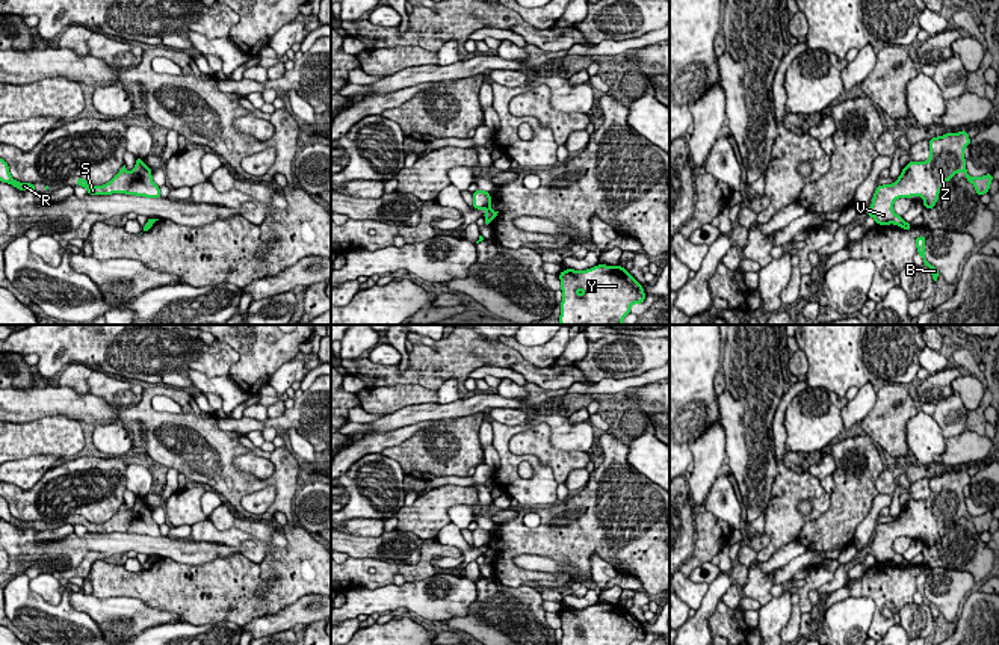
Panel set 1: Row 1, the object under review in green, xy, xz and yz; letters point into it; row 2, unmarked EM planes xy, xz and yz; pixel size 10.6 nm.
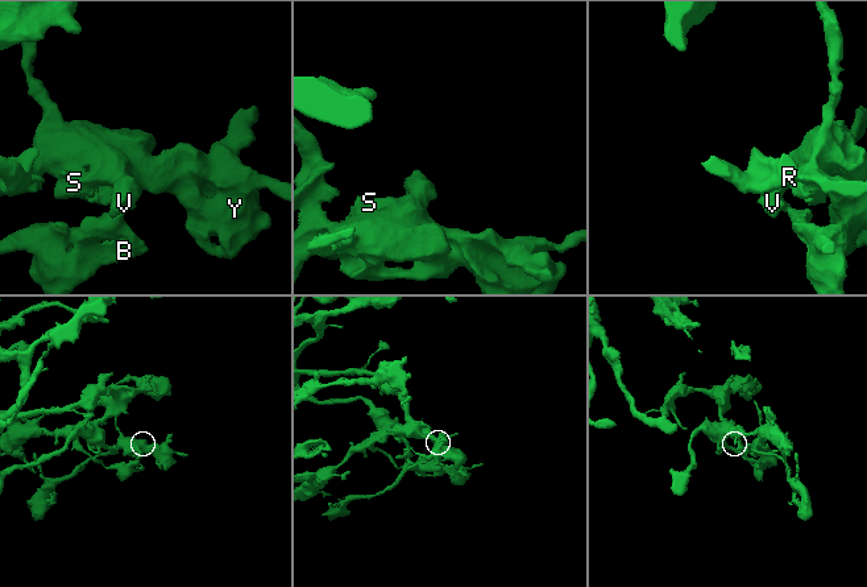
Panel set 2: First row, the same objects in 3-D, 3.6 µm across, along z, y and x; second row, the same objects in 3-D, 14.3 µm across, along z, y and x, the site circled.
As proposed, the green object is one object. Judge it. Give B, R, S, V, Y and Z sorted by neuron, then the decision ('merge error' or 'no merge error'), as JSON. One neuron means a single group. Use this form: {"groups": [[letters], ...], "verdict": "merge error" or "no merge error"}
{"groups": [["B"], ["R", "S", "V", "Y", "Z"]], "verdict": "merge error"}

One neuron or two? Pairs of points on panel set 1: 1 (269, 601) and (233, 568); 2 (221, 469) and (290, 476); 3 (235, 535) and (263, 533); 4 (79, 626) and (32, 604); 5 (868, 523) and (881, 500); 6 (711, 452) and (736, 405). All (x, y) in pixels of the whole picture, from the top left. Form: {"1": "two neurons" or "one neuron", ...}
{"1": "one neuron", "2": "one neuron", "3": "two neurons", "4": "one neuron", "5": "one neuron", "6": "two neurons"}

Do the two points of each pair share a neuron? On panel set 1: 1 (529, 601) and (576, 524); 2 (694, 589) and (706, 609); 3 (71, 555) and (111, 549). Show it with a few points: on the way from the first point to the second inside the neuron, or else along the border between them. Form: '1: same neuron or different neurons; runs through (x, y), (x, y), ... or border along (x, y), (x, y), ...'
1: different neurons; border along (491, 580), (513, 588), (523, 586)
2: different neurons; border along (709, 583), (702, 604), (695, 611)
3: same neuron; runs through (80, 546), (102, 544)

